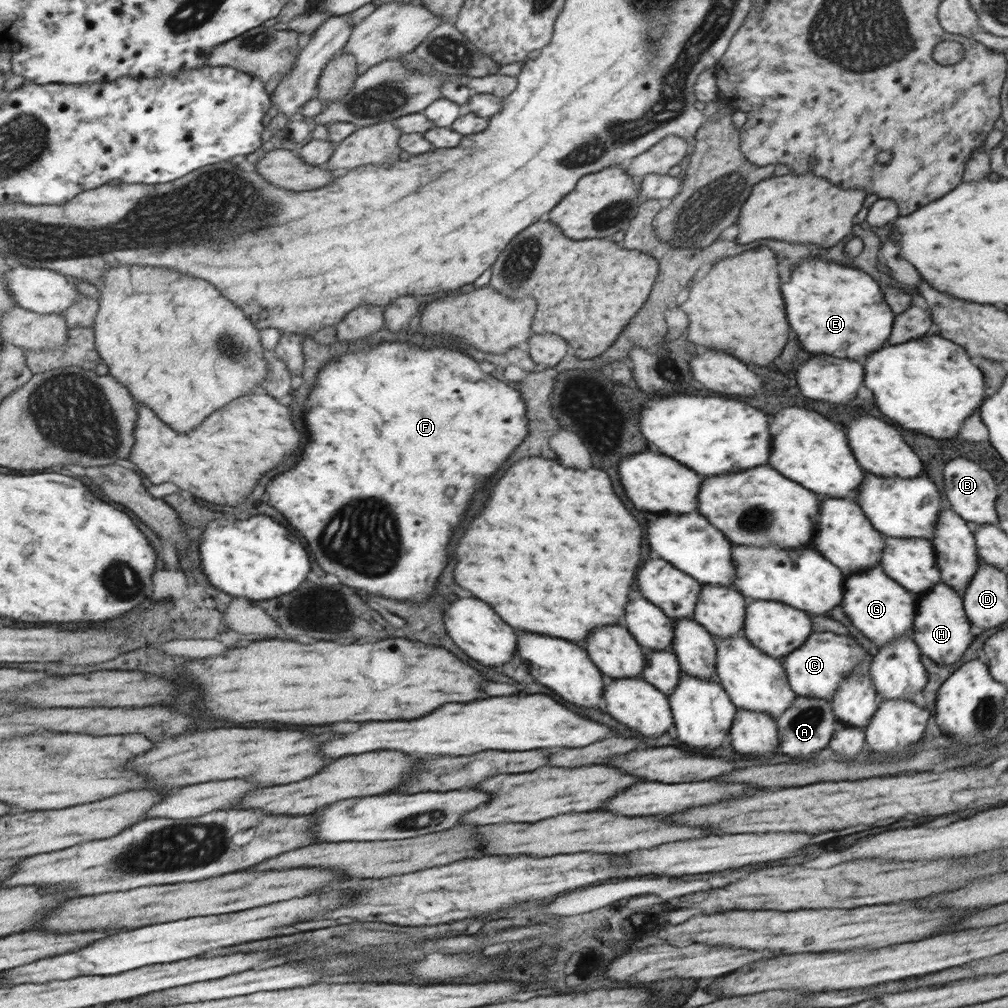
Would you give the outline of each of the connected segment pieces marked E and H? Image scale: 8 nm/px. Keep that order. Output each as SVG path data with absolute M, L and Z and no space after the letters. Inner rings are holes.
M822 260L802 262L792 272L790 282L784 284L784 296L788 296L788 320L792 320L792 330L806 352L860 360L882 348L886 340L889 343L895 314L884 302L880 286L868 274L846 264Z
M940 582L930 591L916 597L918 611L915 612L915 628L912 640L917 643L921 654L936 664L957 664L972 644L970 622L962 608L962 594L958 596L952 587Z

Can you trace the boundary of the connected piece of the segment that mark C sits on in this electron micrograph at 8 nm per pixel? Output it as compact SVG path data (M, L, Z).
M814 632L802 647L784 656L782 661L787 679L797 696L831 701L844 679L855 674L870 675L866 658L870 660L868 652L860 644L856 644L852 638L832 634L832 632Z

